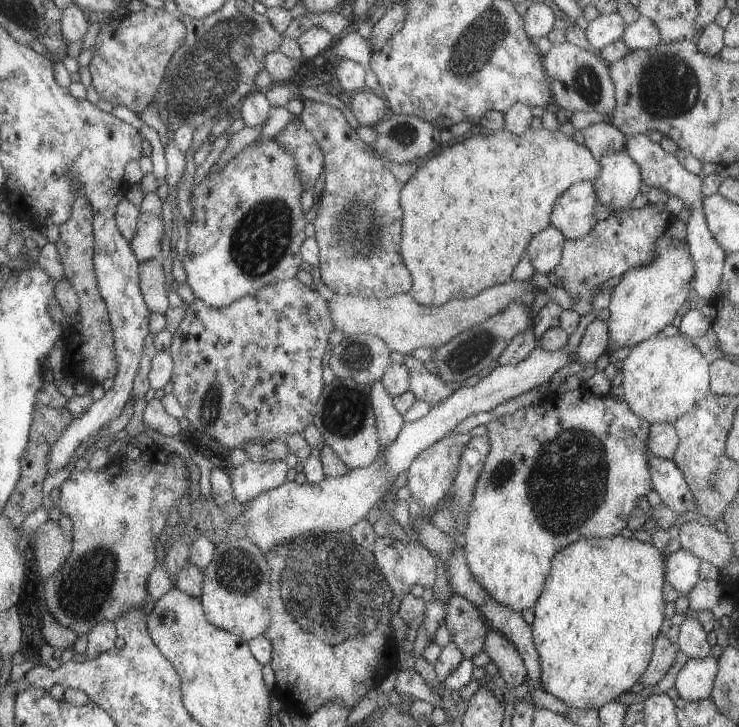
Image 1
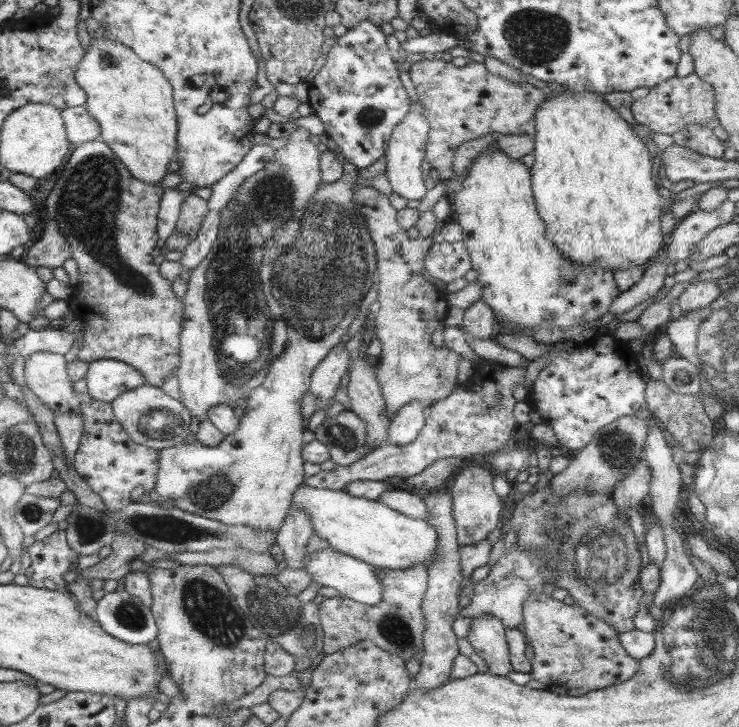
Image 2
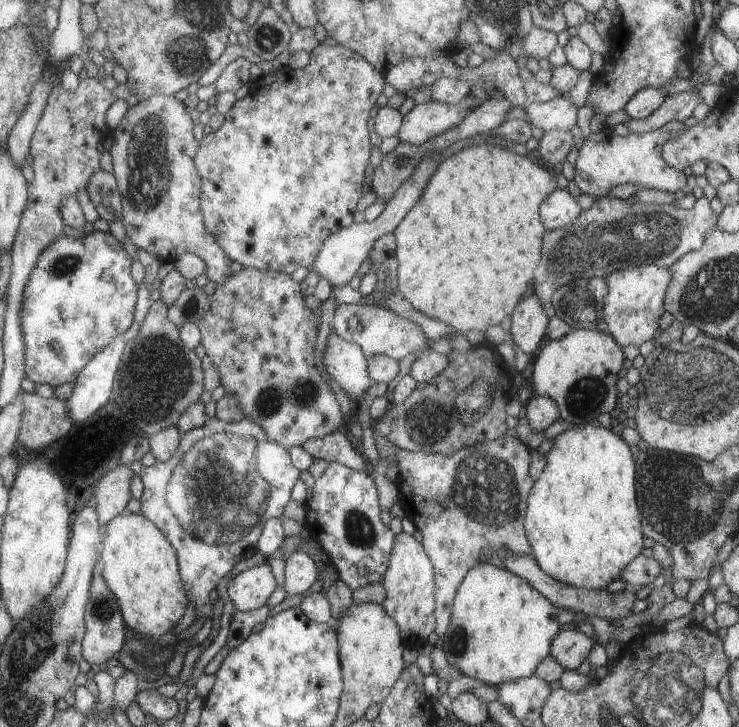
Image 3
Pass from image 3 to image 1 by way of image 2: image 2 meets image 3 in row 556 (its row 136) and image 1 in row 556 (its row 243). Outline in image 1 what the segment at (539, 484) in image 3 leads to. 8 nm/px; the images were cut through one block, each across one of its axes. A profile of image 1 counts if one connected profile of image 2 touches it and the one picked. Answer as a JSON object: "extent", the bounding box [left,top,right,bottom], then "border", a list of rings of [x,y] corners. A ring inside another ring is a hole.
{"extent":[530,536,663,711],"border":[[[581,536],[569,544],[569,548],[565,547],[565,552],[557,552],[552,558],[541,598],[533,605],[534,617],[530,626],[541,666],[542,690],[569,708],[596,711],[605,703],[615,701],[621,692],[627,692],[651,662],[651,642],[656,640],[663,620],[661,584],[663,558],[659,550],[634,538]]]}

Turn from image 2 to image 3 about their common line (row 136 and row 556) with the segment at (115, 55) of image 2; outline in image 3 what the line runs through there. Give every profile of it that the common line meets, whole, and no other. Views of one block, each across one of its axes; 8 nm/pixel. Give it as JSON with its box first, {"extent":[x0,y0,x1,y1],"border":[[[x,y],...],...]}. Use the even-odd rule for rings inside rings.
{"extent":[100,512,187,637],"border":[[[122,512],[107,525],[100,569],[113,590],[125,625],[138,635],[160,637],[173,630],[183,616],[187,600],[175,552],[164,533],[140,514]]]}

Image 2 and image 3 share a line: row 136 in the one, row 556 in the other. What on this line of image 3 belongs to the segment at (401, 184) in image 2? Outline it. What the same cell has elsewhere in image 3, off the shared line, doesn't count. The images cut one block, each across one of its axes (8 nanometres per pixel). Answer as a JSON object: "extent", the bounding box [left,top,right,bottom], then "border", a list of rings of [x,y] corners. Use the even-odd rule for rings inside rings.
{"extent":[380,531,436,643],"border":[[[403,531],[398,533],[388,560],[388,570],[380,580],[387,593],[381,606],[399,626],[400,638],[406,643],[409,638],[425,640],[436,628],[436,621],[433,618],[433,612],[436,609],[435,570],[421,545],[413,535]]]}

